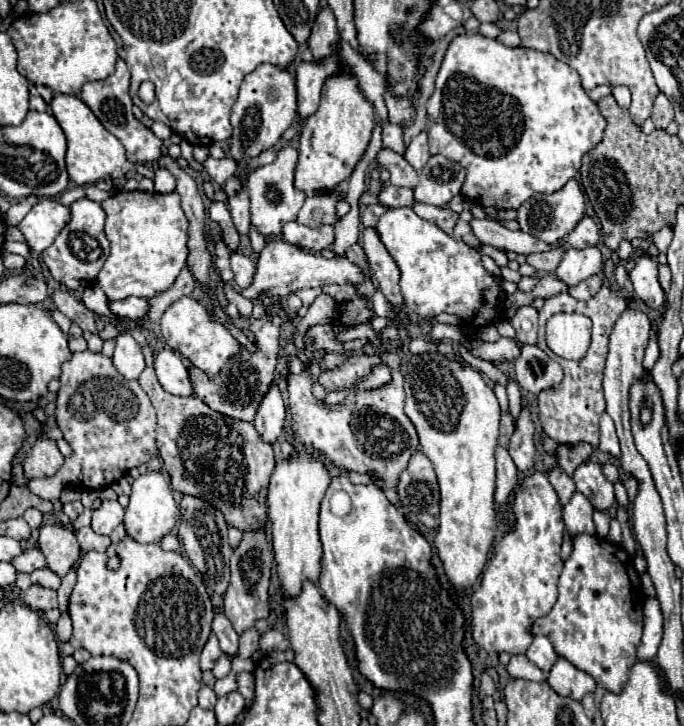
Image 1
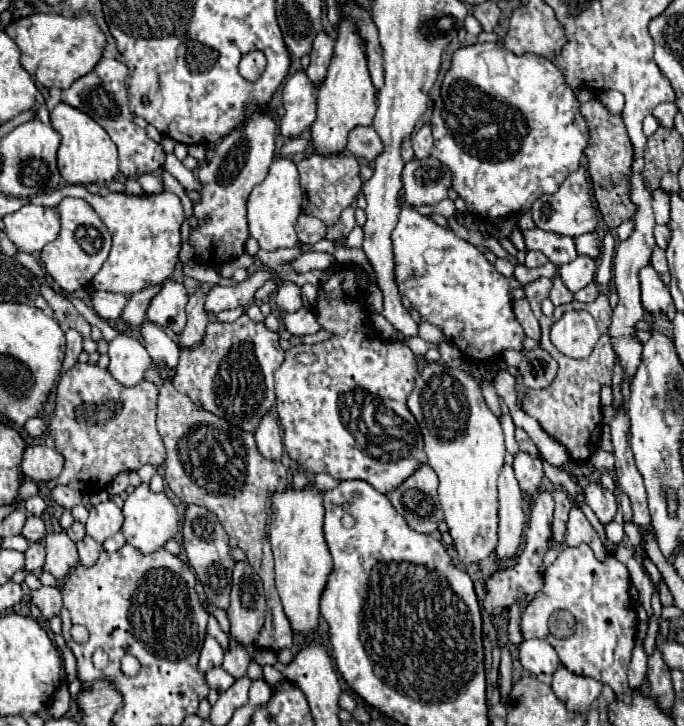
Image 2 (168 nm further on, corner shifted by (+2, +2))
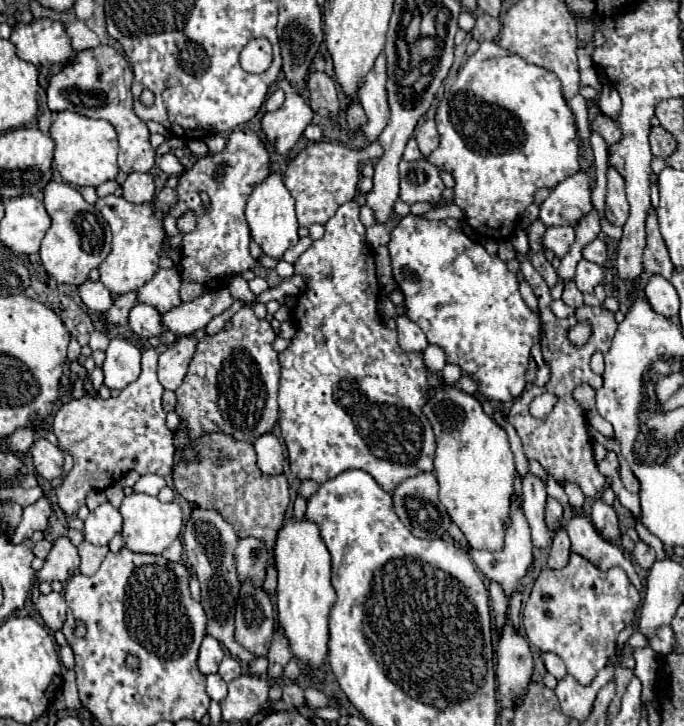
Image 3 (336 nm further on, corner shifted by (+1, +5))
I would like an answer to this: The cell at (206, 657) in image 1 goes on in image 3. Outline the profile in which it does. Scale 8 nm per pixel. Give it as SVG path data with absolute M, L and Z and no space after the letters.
M206 635L204 641L202 641L202 645L200 645L200 653L198 653L198 669L204 675L216 673L222 657L224 657L224 651L222 651L220 643L214 637Z

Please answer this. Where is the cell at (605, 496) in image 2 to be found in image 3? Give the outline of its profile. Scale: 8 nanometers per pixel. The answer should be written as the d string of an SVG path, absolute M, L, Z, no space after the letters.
M596 499L596 503L592 505L592 515L590 515L596 531L610 543L620 539L620 527L618 527L618 517L616 511L606 505L602 499Z

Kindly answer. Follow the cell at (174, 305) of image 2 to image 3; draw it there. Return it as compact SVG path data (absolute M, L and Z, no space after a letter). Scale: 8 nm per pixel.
M176 267L158 269L156 275L138 289L138 299L156 307L160 313L166 313L168 309L174 309L176 305L182 303L178 289L180 289L178 269Z

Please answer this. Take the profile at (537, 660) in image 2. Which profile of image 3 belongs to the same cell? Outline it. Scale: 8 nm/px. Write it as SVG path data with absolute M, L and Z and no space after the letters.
M542 653L542 661L544 661L548 673L552 673L556 679L562 679L566 675L566 665L564 665L564 661L558 655Z

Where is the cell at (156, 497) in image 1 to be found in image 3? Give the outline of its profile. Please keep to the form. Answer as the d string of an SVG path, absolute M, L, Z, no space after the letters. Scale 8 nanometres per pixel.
M134 493L124 497L120 505L120 515L124 517L124 529L122 529L124 547L128 547L134 553L160 555L180 535L184 523L182 511L176 503L162 503L158 501L158 497L144 495L144 493Z

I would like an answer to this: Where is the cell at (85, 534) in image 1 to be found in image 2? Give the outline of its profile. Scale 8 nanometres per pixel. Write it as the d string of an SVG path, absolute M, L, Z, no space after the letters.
M85 536L83 540L77 542L77 552L79 552L81 564L93 564L99 558L101 550L103 550L103 546L99 542L95 542L91 536Z

